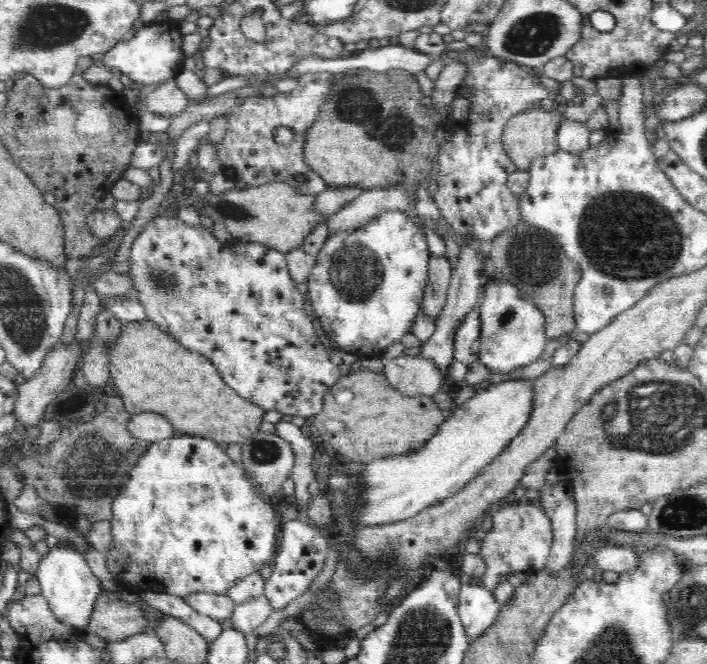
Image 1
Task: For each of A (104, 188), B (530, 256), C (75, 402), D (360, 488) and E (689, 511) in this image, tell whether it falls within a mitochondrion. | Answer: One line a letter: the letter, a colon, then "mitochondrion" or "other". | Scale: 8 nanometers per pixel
A: other
B: mitochondrion
C: mitochondrion
D: other
E: mitochondrion

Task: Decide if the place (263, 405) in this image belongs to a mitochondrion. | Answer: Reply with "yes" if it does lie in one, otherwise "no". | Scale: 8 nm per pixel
no

